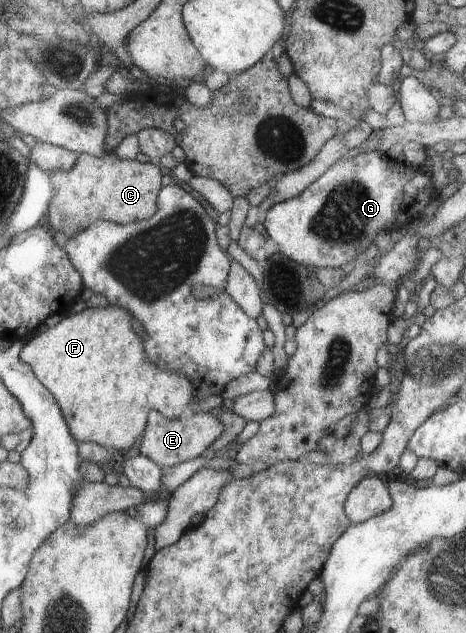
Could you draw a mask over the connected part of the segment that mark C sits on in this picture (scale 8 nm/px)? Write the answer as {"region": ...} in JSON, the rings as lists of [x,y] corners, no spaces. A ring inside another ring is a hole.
{"region":[[[114,153],[101,157],[78,154],[73,168],[49,173],[53,195],[47,205],[47,223],[43,221],[43,224],[67,238],[72,238],[97,220],[123,225],[144,220],[155,213],[161,173],[154,161],[144,164],[137,160],[120,160]]]}

